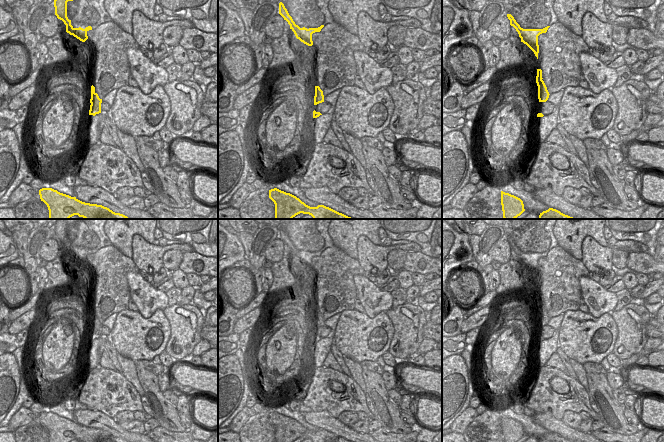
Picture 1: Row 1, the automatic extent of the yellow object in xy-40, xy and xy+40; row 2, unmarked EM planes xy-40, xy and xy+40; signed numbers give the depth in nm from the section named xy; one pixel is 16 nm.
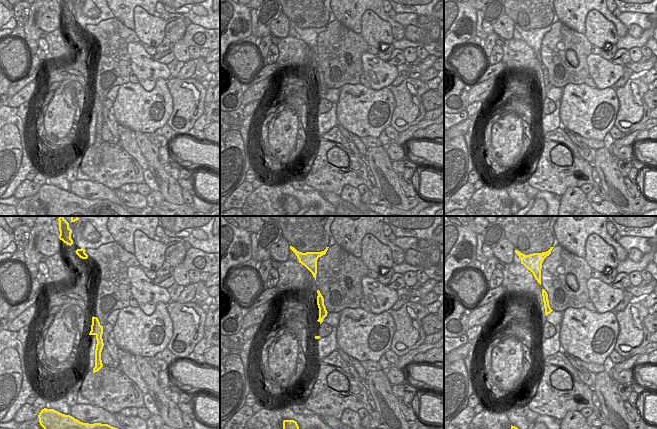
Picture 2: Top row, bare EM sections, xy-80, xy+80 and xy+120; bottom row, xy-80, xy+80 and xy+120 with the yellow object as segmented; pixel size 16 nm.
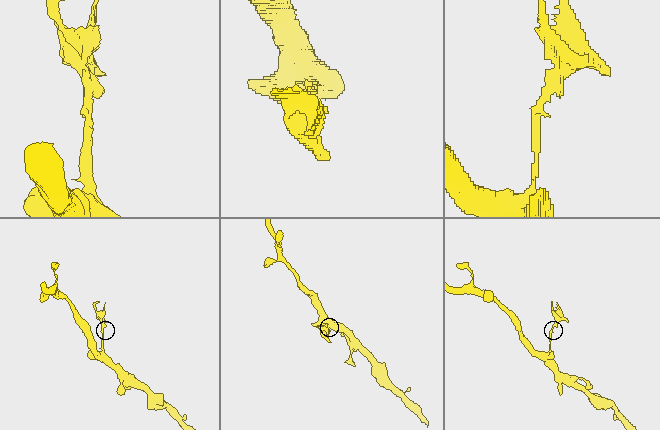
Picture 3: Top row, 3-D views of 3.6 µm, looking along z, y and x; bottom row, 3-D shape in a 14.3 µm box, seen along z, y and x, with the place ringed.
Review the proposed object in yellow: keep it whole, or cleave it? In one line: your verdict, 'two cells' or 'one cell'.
two cells

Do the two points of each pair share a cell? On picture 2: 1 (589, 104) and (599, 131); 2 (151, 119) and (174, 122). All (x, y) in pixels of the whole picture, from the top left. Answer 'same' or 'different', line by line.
1: same
2: different

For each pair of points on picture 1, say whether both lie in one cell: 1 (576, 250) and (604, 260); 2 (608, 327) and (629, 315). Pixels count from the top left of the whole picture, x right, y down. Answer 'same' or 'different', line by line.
1: different
2: different

